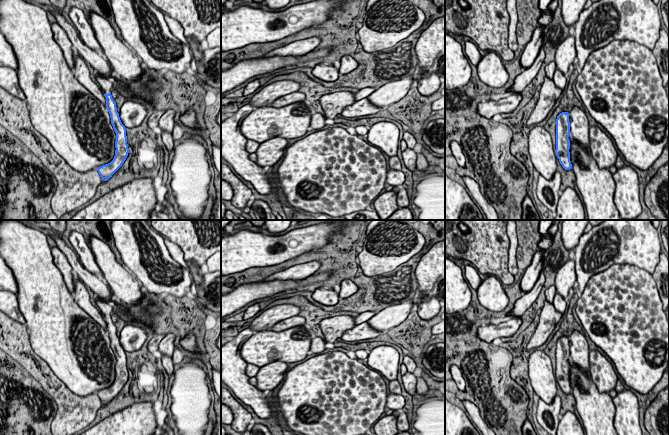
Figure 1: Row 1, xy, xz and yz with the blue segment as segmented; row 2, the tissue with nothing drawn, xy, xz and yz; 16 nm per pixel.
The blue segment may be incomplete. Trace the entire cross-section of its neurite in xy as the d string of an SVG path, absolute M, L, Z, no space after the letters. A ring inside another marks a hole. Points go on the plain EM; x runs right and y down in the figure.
M96 298L96 304L101 314L105 317L104 320L106 322L106 332L110 338L111 348L116 357L116 374L113 384L110 387L97 392L101 404L107 405L126 384L129 377L129 372L127 368L126 352L120 344L119 337L117 336L116 327L111 319L113 308L110 306L109 303L101 301L99 298Z

